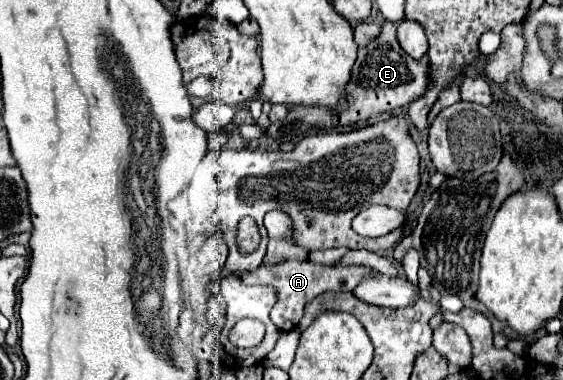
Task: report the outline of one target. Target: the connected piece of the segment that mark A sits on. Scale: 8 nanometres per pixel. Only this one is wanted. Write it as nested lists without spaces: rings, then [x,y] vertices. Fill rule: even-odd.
[[[286,261],[286,263],[276,263],[276,265],[262,263],[258,269],[242,273],[240,279],[246,285],[266,283],[266,285],[276,287],[278,301],[272,307],[270,319],[280,331],[292,331],[294,327],[298,327],[298,323],[302,319],[306,303],[310,303],[314,297],[318,297],[320,293],[326,293],[326,291],[352,291],[366,271],[372,271],[372,269],[370,267],[356,267],[356,265],[328,267],[328,265],[320,265],[320,263],[312,263],[312,261]]]

